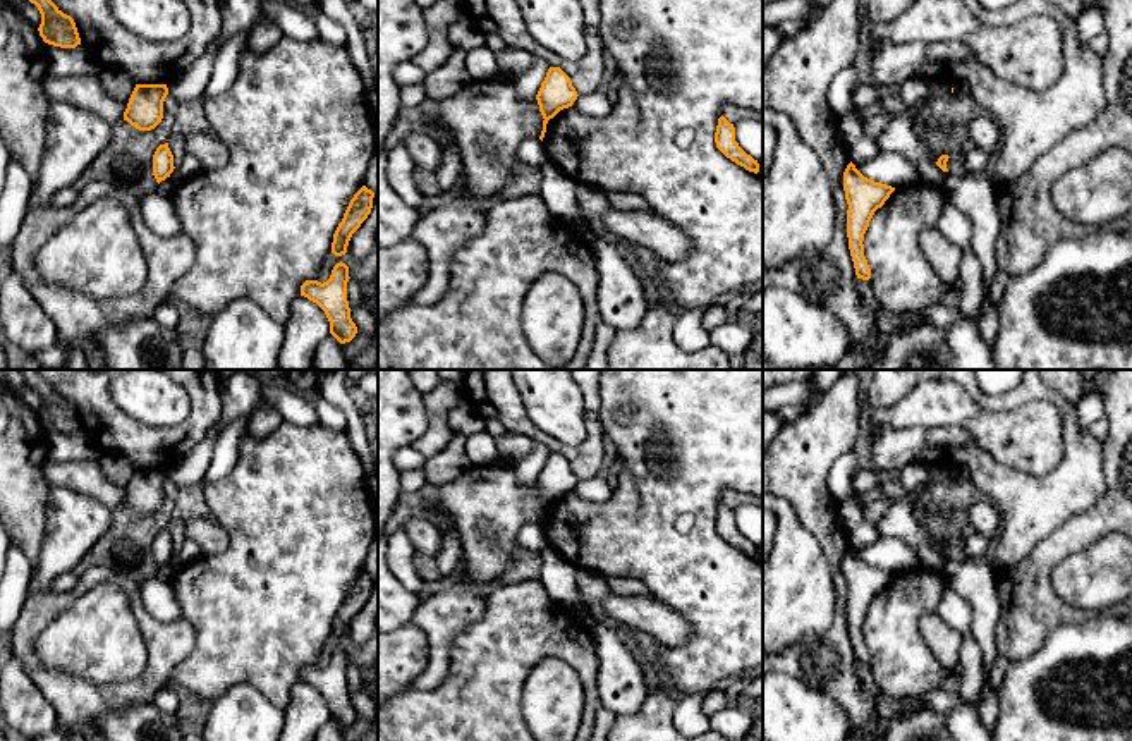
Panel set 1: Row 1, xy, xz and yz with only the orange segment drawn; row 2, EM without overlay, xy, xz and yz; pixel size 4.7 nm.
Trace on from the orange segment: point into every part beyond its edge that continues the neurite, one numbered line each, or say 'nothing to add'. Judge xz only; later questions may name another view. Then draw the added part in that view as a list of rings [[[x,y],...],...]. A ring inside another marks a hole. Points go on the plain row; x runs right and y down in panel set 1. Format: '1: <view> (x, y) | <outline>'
nothing to add

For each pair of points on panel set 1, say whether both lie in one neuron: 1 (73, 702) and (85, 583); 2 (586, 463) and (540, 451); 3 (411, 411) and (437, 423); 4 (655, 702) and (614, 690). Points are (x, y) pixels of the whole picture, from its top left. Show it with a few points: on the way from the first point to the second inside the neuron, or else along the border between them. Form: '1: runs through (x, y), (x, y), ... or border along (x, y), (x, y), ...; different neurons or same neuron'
1: runs through (40, 673), (28, 657), (28, 630), (52, 606); same neuron
2: border along (535, 440), (552, 451); different neurons
3: border along (423, 394), (428, 428), (409, 444); different neurons
4: border along (651, 678), (645, 702), (632, 714), (617, 716); different neurons

